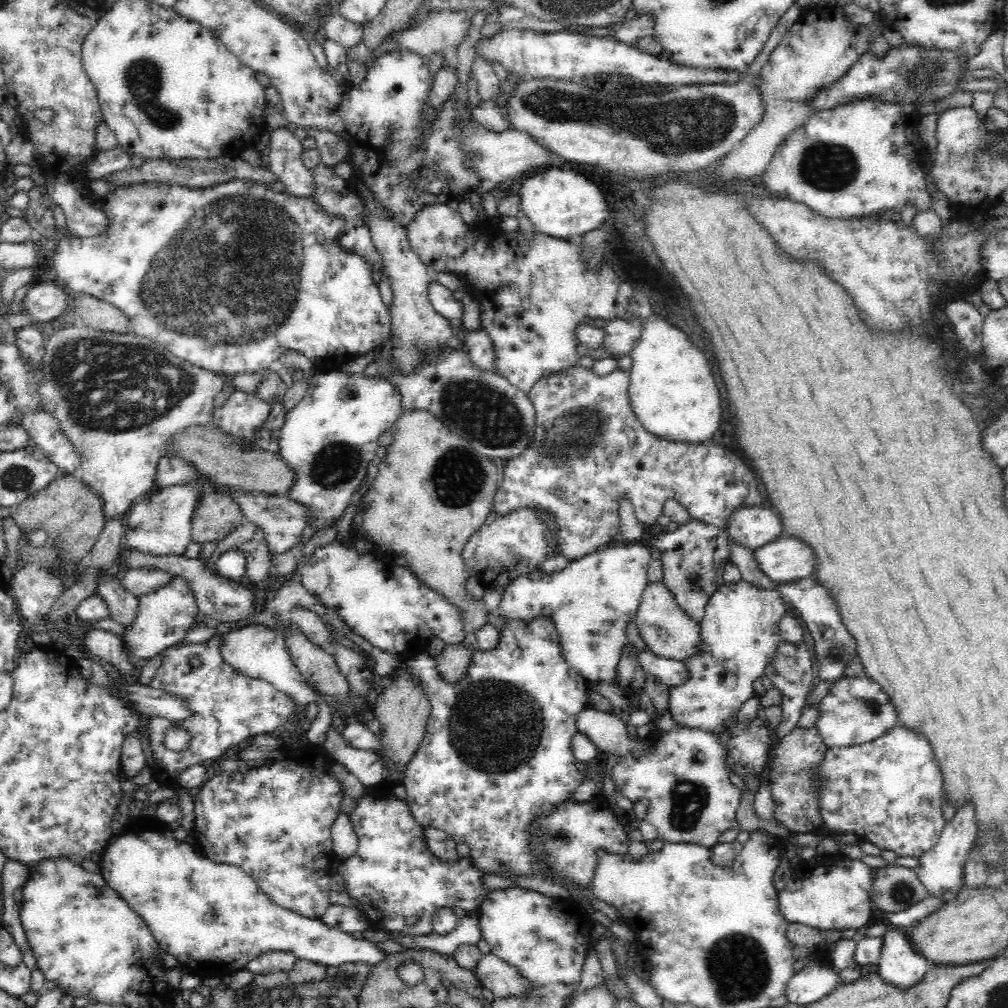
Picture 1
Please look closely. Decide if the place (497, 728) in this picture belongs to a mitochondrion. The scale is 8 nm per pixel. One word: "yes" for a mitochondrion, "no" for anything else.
yes

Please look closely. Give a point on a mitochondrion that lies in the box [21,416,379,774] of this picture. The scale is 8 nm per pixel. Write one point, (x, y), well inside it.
(335, 464)

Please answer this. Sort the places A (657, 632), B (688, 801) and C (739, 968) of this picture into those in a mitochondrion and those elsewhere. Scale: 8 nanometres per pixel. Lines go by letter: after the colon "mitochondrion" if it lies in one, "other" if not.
A: mitochondrion
B: mitochondrion
C: mitochondrion

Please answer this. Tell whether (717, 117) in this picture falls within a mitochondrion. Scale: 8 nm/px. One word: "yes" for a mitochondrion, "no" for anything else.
yes

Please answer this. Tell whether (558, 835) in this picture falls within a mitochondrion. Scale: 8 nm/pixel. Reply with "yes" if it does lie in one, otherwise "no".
yes

